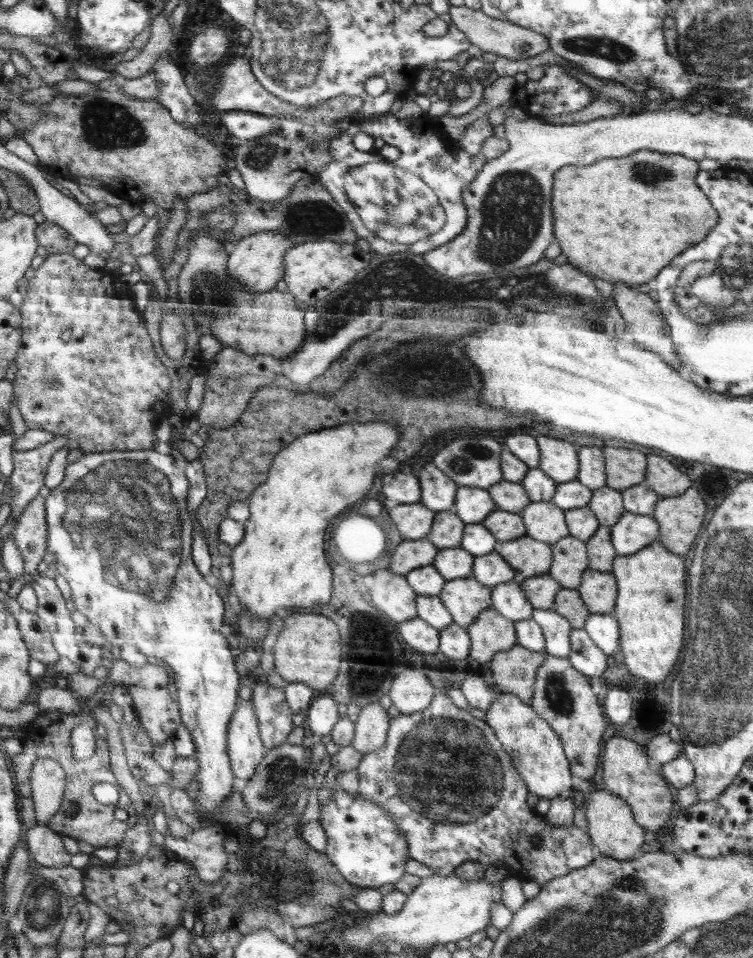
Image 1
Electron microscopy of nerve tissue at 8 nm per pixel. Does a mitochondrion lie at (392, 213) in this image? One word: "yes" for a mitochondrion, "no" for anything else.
yes

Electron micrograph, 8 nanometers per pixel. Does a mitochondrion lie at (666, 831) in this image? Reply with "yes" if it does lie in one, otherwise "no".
no

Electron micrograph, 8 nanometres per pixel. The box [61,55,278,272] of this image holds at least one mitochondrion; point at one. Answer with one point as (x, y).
(105, 125)

